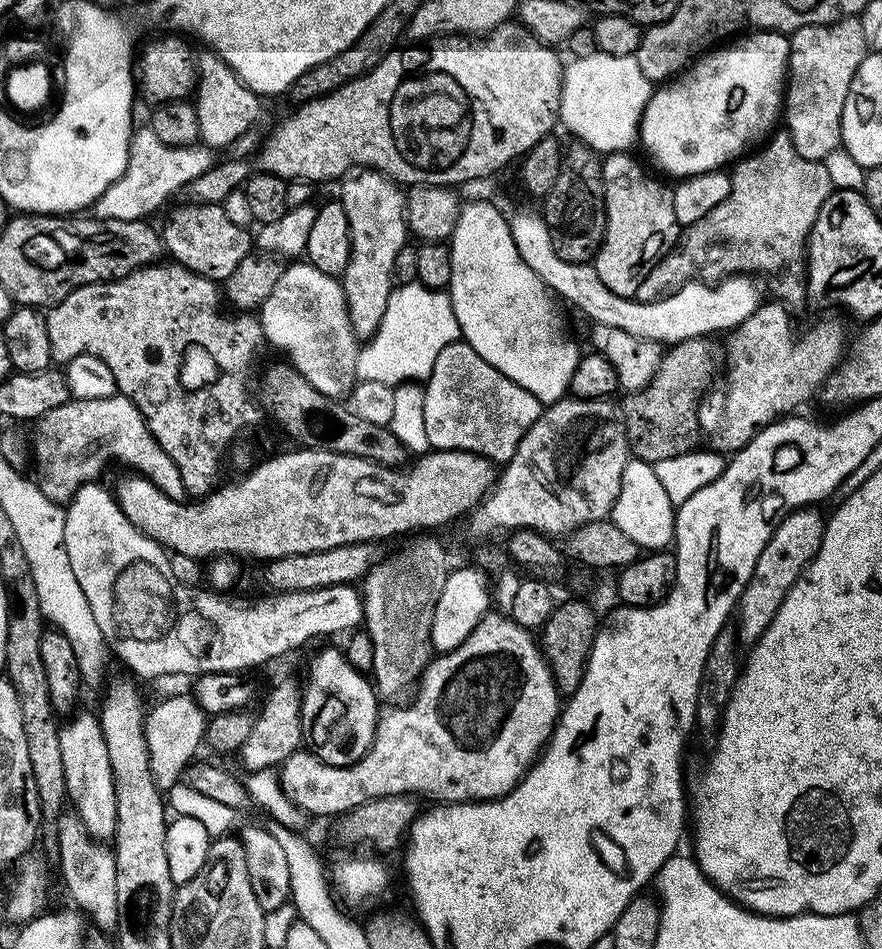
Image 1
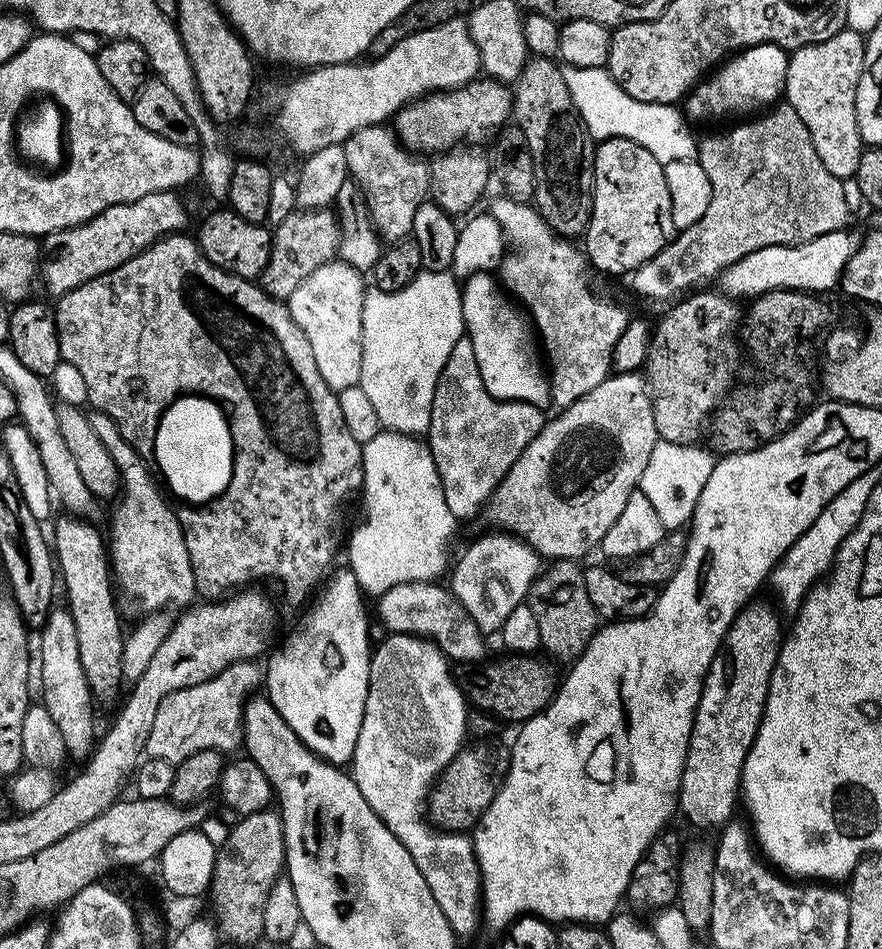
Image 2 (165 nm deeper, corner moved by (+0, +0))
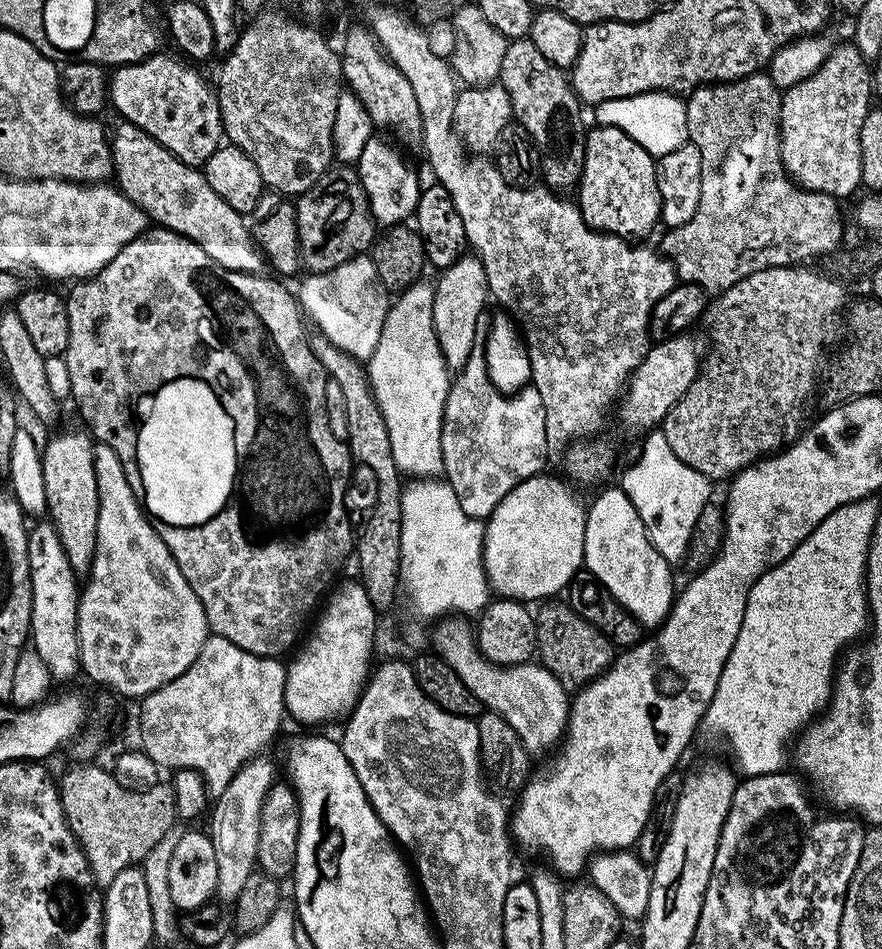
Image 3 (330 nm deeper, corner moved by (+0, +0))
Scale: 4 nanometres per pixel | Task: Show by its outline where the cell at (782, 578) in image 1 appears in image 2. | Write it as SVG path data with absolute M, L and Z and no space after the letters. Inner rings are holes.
M756 598L745 604L744 609L736 615L730 630L726 630L724 641L714 662L710 662L710 670L704 676L704 685L702 694L698 698L696 717L688 743L688 757L684 763L678 797L679 815L684 815L696 828L719 829L733 819L732 811L738 808L738 797L742 792L740 779L746 754L750 754L750 746L762 722L762 714L770 690L770 678L782 643L781 613L760 599Z

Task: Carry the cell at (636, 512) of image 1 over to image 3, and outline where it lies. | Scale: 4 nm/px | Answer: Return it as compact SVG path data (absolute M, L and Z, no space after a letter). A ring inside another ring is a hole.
M604 486L599 489L600 492L593 498L592 504L586 508L586 546L584 547L584 568L610 590L613 598L620 603L625 610L637 620L644 630L655 630L664 623L668 617L668 611L672 609L674 599L674 588L672 592L672 572L673 565L669 564L662 554L650 542L646 526L642 518L638 518L638 510L634 510L634 502L626 498L624 491L618 486Z

